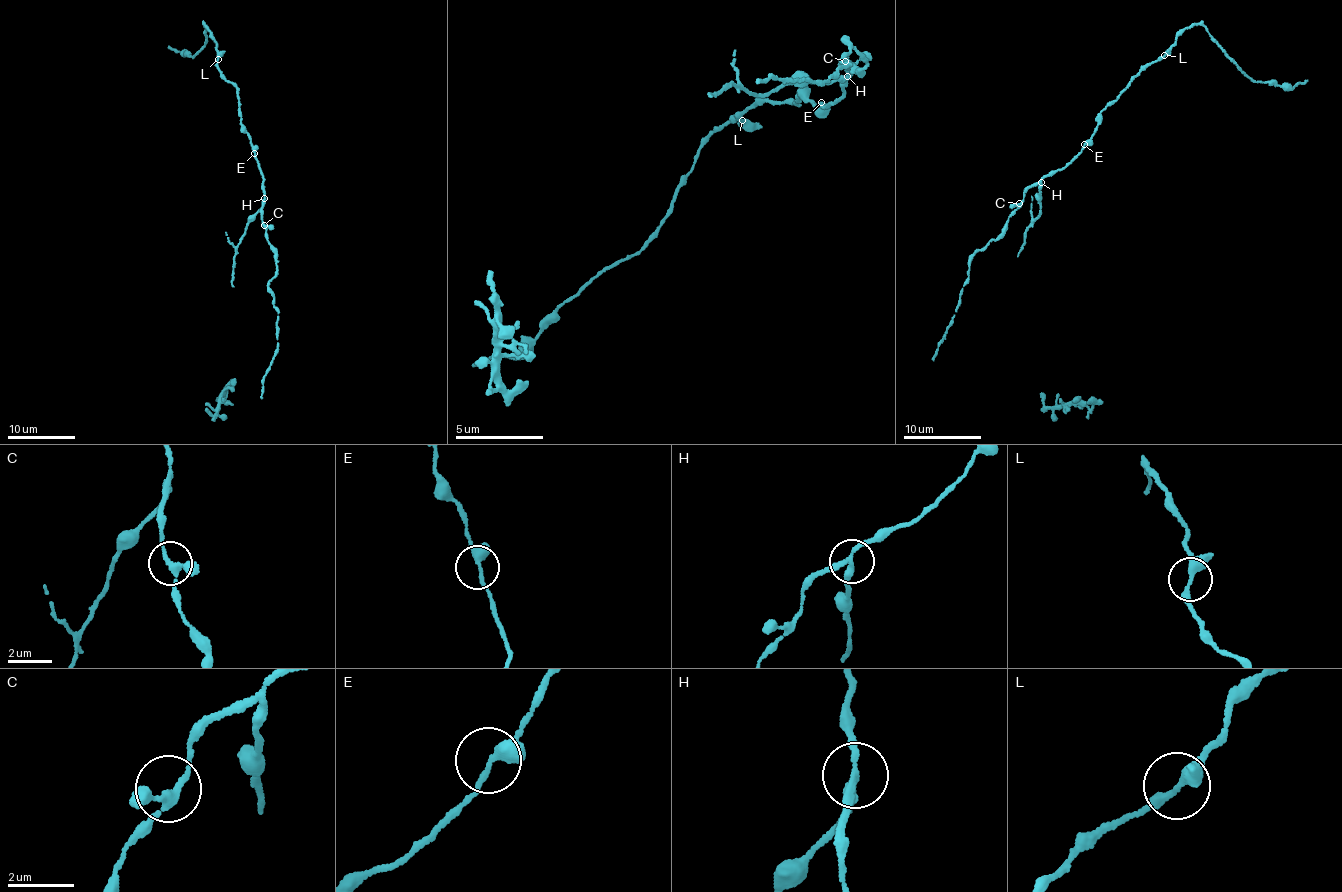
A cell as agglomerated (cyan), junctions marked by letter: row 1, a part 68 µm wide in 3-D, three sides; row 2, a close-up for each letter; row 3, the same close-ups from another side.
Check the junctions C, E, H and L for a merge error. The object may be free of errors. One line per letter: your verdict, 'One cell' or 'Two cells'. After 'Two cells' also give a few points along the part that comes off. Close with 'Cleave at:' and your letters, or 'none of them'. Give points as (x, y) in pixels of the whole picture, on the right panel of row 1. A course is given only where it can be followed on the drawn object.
C: One cell
E: One cell
H: Two cells. Course of the part to remove: (1041, 183), (1038, 216), (1026, 230), (1018, 256)
L: One cell
Cleave at: H

